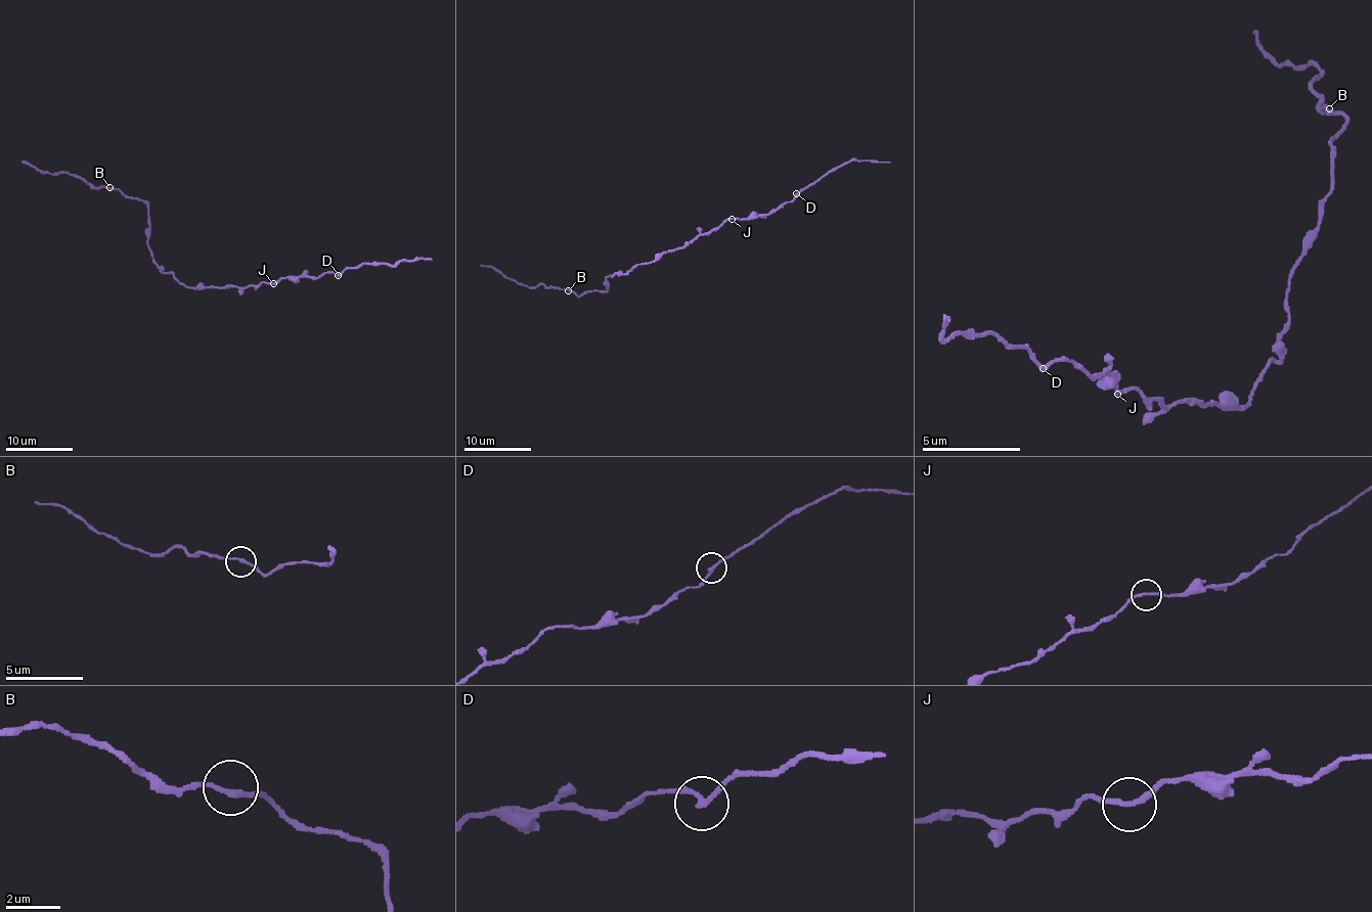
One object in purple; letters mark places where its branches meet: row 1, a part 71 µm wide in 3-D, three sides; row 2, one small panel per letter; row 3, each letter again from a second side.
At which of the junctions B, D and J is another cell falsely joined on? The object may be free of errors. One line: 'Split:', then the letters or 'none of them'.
Split: none of them

